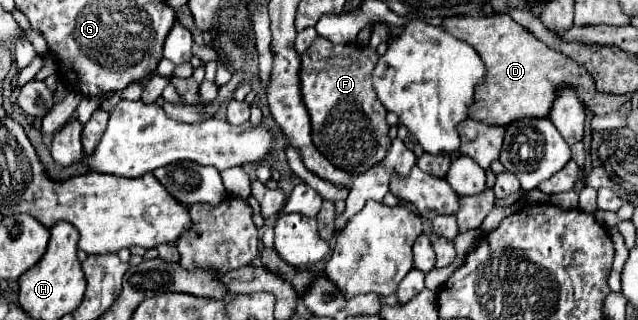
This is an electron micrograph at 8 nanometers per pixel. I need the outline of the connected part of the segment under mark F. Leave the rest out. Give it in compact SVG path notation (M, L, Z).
M318 36L314 44L320 44L320 50L316 54L306 52L300 56L302 66L298 74L302 102L312 122L312 142L336 168L346 170L352 176L364 174L382 162L392 144L386 108L372 90L372 70L376 68L378 54L376 50L354 44L332 46L332 42L322 36Z

